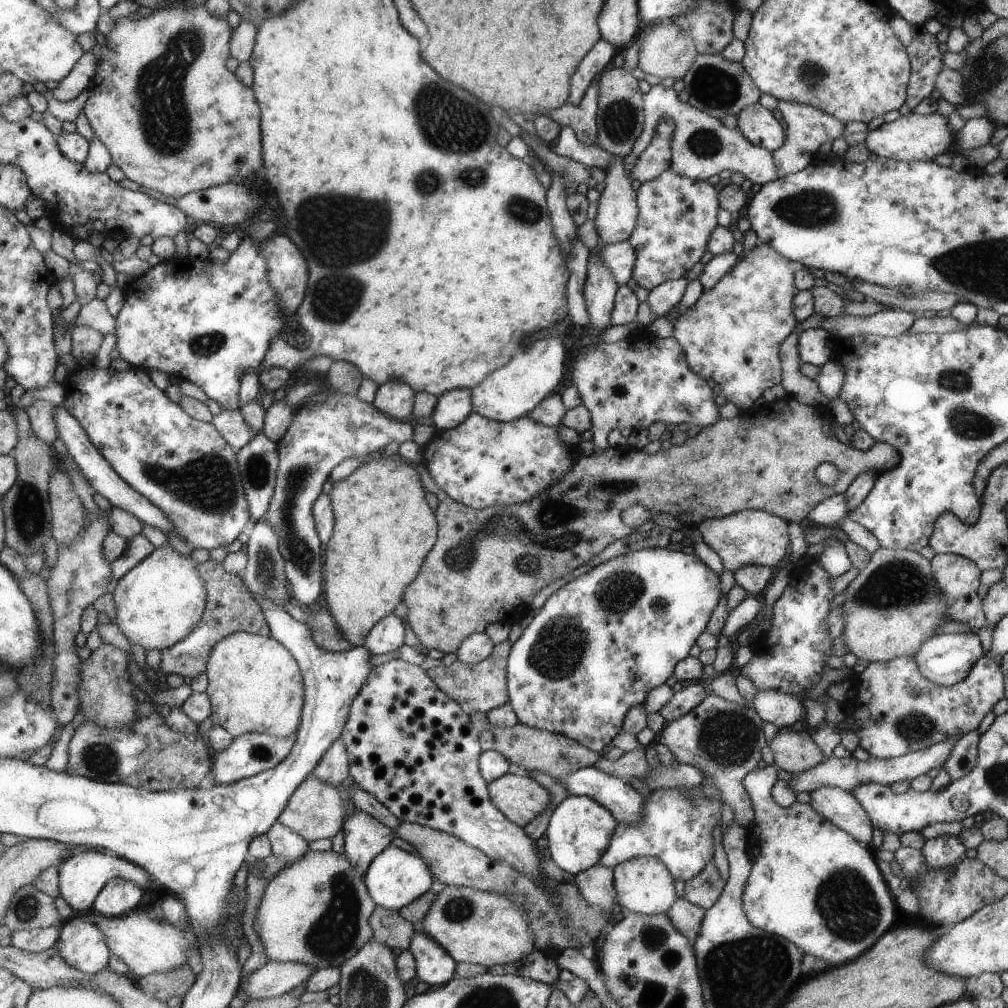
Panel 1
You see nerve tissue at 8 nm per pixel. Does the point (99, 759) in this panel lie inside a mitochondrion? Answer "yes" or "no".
yes

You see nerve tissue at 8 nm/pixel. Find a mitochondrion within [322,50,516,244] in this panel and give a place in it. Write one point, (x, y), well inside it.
(447, 124)

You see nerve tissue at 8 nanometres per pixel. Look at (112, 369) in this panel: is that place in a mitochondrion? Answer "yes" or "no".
no

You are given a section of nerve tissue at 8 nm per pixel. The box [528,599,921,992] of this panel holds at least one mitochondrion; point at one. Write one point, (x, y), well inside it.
(846, 901)

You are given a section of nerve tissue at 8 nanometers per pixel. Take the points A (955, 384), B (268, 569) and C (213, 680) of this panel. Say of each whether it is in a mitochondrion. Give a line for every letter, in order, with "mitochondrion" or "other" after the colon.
A: mitochondrion
B: mitochondrion
C: other

